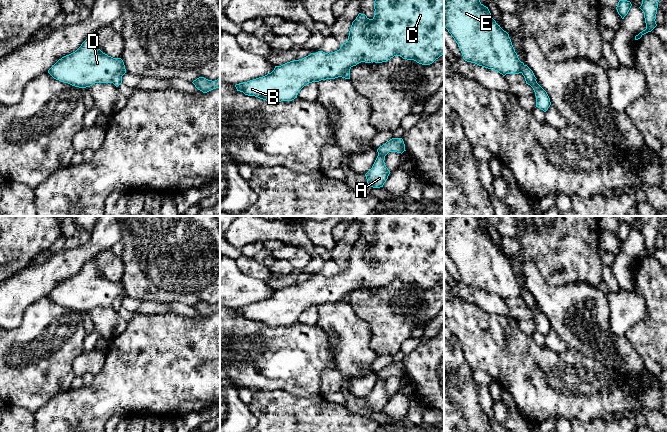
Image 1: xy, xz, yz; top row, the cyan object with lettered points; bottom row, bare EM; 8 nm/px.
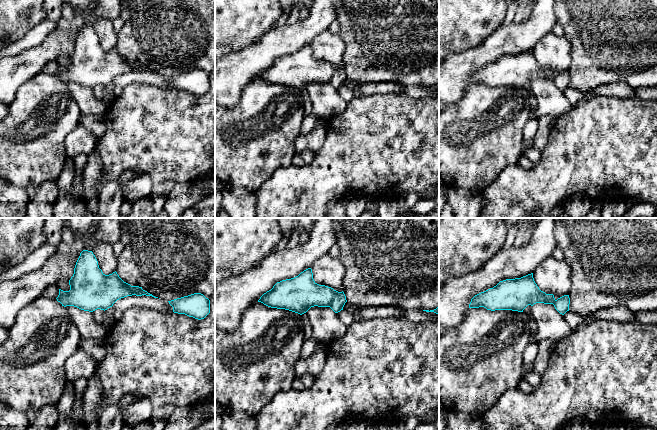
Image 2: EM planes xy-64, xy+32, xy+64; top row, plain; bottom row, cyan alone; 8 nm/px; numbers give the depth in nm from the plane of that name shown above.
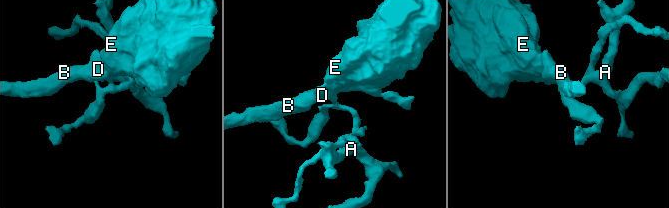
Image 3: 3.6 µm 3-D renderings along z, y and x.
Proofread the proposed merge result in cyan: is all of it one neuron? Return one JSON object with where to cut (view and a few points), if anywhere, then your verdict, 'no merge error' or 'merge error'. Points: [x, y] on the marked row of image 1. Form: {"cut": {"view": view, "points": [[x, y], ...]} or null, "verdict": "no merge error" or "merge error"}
{"cut": {"view": "xy", "points": [[124, 68], [115, 75], [111, 82]]}, "verdict": "merge error"}

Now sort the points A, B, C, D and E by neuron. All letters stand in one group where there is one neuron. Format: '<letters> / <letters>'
A / B C D E

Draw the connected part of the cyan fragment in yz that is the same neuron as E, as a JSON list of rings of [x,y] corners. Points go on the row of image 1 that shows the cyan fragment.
[[[444,0],[444,27],[454,38],[463,59],[479,66],[506,74],[519,74],[524,63],[518,58],[509,34],[492,18],[480,0]]]

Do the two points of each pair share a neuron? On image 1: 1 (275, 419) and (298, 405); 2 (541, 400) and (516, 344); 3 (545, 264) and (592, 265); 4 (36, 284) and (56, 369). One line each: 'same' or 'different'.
1: same
2: same
3: same
4: different

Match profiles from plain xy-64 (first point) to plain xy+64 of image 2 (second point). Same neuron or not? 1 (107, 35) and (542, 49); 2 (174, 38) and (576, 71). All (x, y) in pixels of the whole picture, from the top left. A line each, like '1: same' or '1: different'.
1: same
2: same

